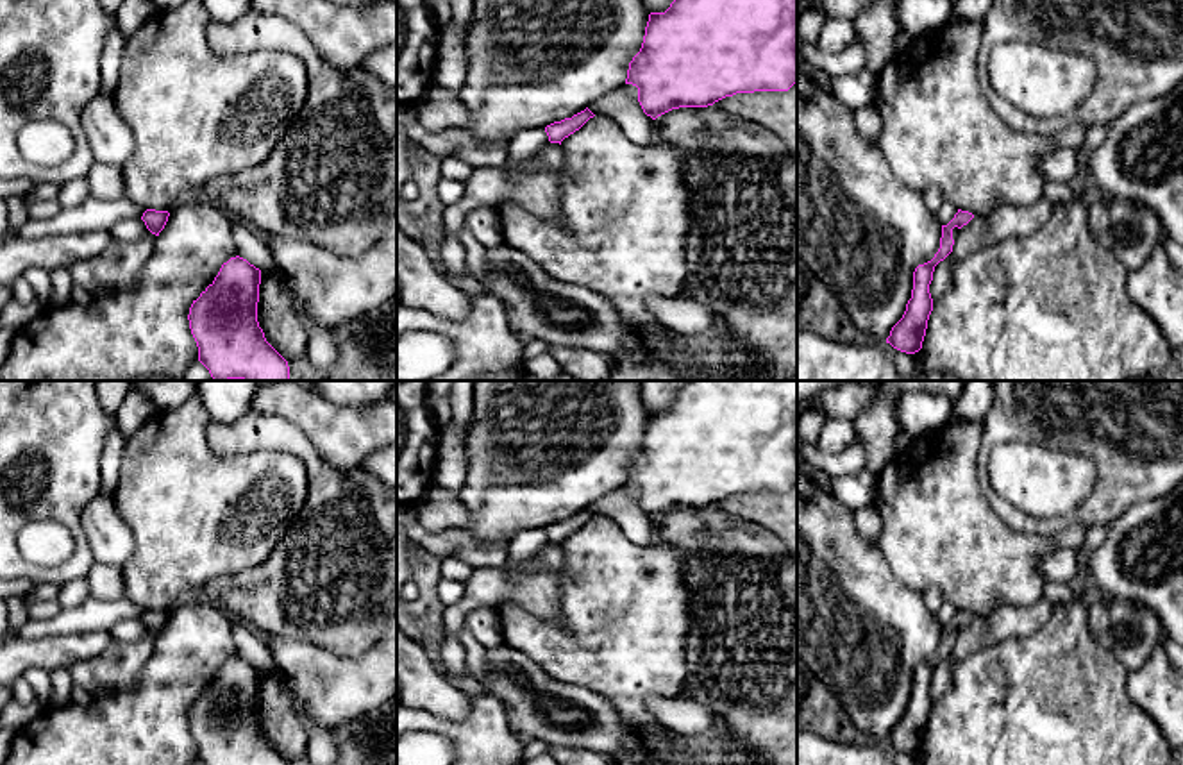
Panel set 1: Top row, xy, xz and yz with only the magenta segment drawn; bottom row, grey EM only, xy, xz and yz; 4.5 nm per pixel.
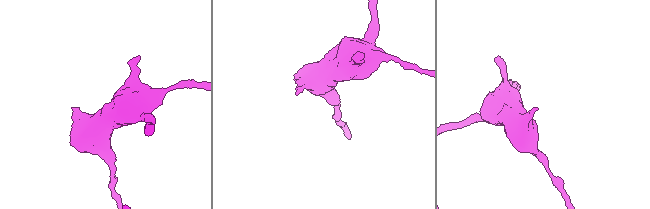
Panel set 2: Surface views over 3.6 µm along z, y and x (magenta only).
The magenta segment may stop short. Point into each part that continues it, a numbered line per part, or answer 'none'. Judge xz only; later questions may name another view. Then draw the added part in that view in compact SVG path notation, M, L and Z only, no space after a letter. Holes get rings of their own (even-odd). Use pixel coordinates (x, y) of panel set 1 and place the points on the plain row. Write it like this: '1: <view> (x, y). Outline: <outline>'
1: xz (524, 547). Outline: M525 529L513 536L508 545L508 574L516 579L533 561L540 551L549 543L545 529Z

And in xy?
1: xy (131, 631). Outline: M130 618L114 624L109 633L118 645L130 647L139 643L147 636L148 629L141 618Z

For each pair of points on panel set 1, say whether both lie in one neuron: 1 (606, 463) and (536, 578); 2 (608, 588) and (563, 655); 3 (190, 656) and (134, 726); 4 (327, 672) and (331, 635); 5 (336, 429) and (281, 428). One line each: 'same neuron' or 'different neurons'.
1: different neurons
2: same neuron
3: same neuron
4: different neurons
5: different neurons

